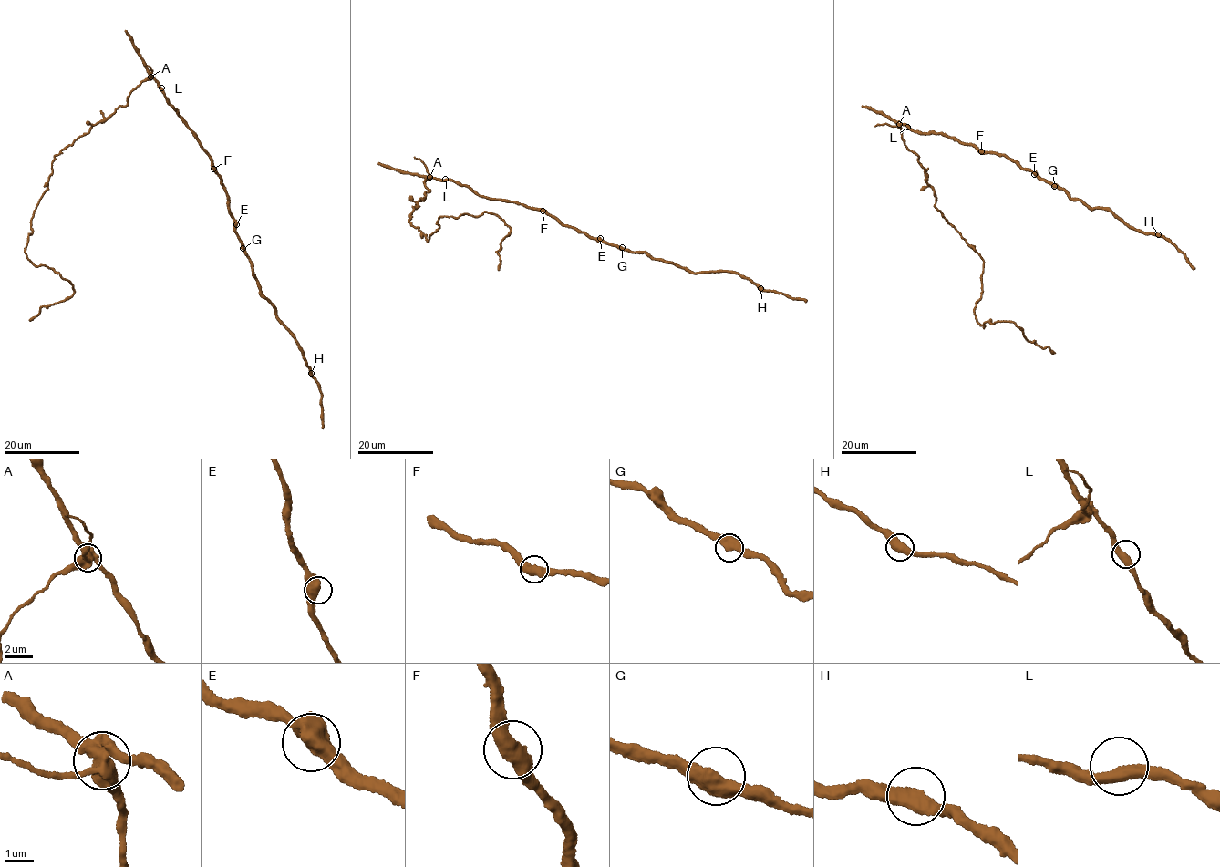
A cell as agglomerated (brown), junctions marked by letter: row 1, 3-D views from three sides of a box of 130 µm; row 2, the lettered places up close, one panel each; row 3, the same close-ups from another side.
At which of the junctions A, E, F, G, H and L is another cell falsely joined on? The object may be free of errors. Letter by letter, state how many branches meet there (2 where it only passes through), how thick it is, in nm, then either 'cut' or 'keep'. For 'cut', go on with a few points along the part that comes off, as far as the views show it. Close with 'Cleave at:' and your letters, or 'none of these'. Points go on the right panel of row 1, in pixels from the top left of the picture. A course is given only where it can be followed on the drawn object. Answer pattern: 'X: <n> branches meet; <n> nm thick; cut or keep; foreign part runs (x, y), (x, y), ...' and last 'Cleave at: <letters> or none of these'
A: 4 branches meet; 480 nm thick; cut; foreign part runs (899, 124), (935, 206), (984, 262), (977, 320), (984, 327), (1013, 323), (1055, 354)
E: 3 branches meet; 420 nm thick; keep
F: 2 branches meet; 500 nm thick; keep
G: 2 branches meet; 550 nm thick; keep
H: 2 branches meet; 500 nm thick; keep
L: 2 branches meet; 400 nm thick; keep
Cleave at: A

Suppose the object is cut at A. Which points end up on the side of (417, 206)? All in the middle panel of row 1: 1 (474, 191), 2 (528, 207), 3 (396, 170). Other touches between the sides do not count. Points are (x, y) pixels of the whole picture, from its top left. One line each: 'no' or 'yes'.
1: no
2: no
3: no

